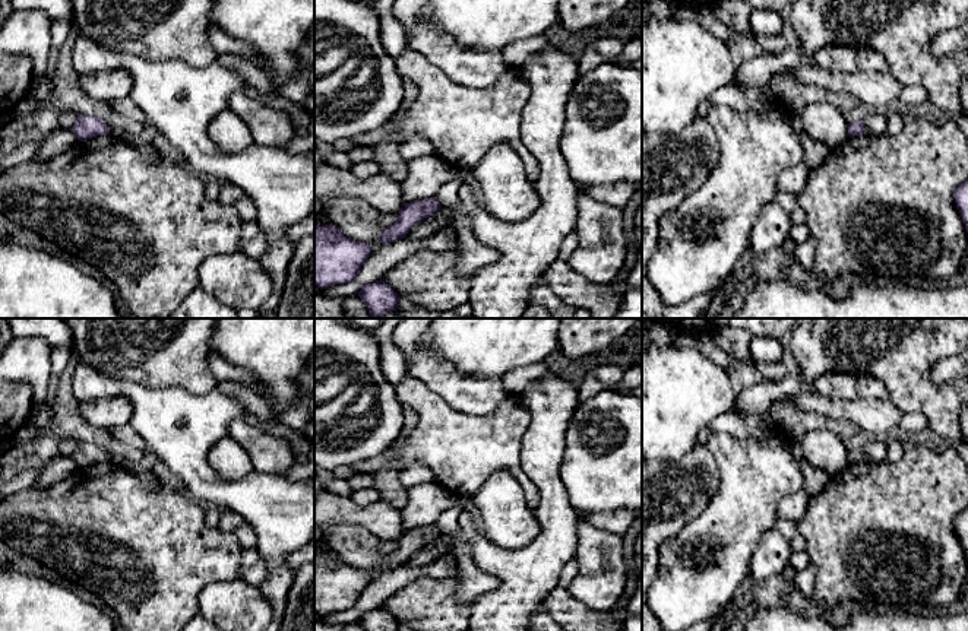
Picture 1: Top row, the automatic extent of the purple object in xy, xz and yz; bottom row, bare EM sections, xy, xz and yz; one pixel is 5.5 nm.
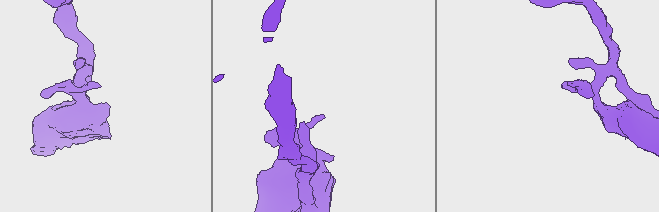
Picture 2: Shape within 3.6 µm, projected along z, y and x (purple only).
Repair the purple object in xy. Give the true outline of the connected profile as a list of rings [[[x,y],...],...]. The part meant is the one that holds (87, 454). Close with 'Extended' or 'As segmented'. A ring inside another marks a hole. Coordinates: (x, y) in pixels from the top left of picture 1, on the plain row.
[[[79,443],[77,448],[70,457],[75,460],[79,469],[110,462],[110,454],[105,451],[105,448],[102,445],[97,445],[95,443]]]. As segmented

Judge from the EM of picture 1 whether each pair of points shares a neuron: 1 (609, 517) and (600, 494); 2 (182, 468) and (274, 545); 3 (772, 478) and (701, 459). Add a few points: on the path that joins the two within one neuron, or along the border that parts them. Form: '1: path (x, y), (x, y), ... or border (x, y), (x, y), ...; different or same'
1: border (626, 507), (591, 511), (588, 514); different
2: path (208, 488), (237, 495), (261, 519); same
3: border (705, 444), (718, 472), (718, 488), (712, 497); different

